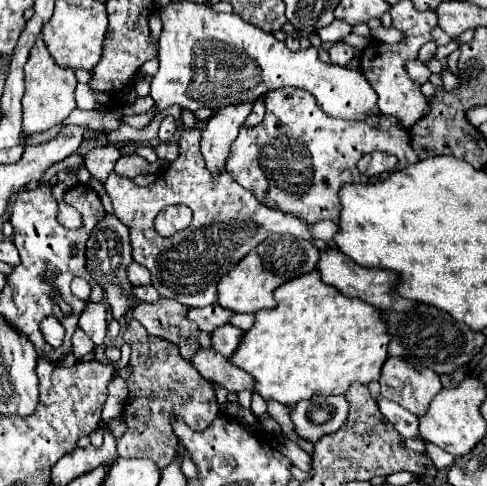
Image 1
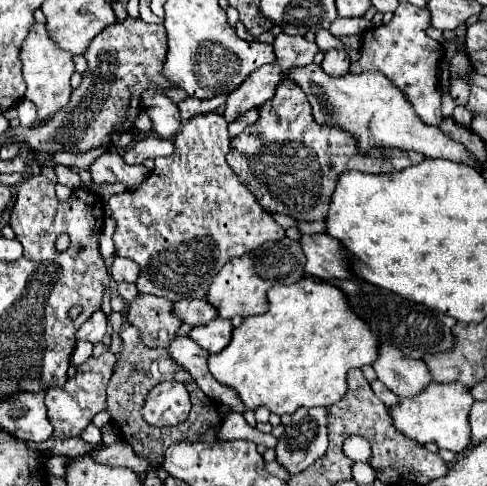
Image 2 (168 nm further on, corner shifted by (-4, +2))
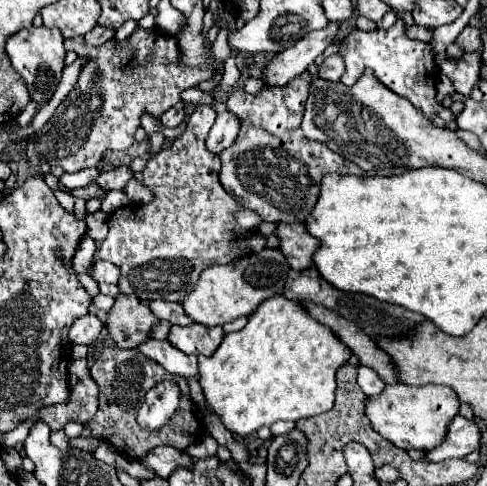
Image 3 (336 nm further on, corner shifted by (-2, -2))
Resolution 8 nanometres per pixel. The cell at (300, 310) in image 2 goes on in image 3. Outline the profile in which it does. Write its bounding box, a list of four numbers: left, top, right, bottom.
[198,296,352,438]

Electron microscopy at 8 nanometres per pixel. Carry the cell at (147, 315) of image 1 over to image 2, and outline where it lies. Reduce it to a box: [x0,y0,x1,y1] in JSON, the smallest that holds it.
[126,294,182,348]

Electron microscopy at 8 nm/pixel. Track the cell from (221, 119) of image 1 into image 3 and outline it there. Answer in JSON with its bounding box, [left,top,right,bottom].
[262,22,340,86]

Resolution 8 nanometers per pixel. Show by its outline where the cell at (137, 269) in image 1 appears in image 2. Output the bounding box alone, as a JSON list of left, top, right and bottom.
[110,256,140,282]

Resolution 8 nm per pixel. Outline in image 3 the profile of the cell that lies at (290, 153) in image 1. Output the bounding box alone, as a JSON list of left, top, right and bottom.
[220,72,362,222]

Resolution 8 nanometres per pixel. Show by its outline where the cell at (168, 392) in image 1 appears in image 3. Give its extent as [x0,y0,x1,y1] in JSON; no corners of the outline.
[86,348,200,460]

